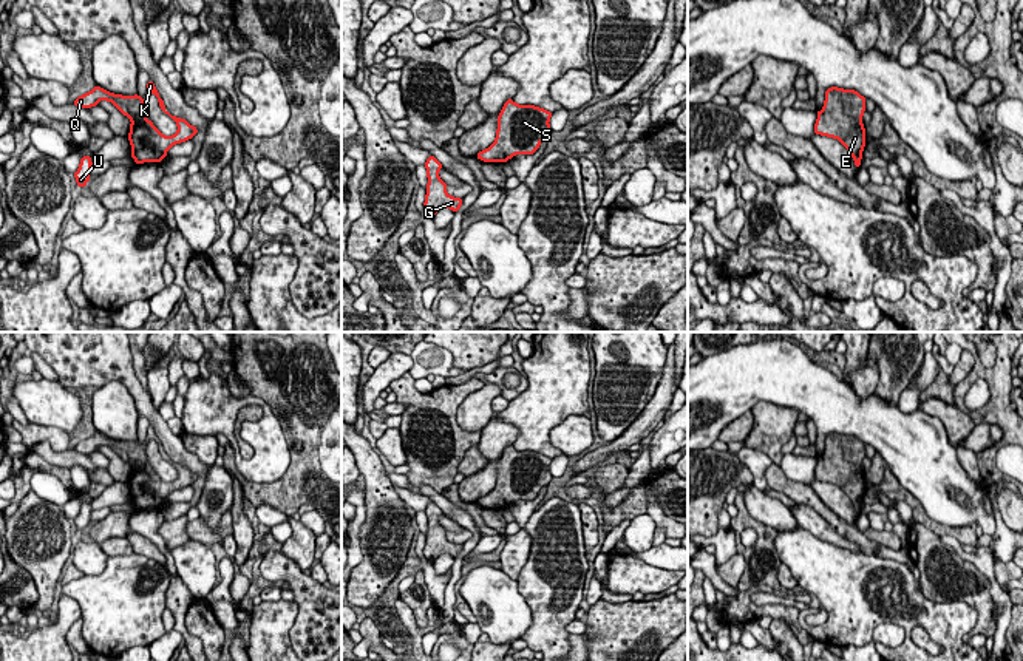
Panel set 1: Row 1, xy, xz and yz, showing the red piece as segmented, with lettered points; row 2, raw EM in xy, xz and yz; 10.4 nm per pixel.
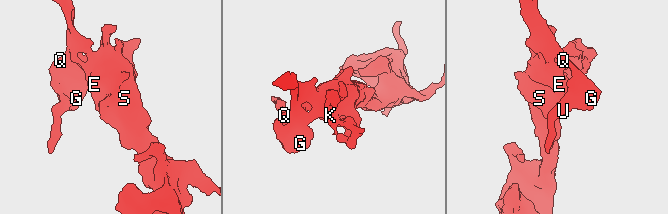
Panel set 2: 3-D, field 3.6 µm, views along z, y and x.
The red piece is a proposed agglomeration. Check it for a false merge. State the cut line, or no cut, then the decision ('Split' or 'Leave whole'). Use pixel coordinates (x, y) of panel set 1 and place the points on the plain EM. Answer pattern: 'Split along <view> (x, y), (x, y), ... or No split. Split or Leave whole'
No split. Leave whole

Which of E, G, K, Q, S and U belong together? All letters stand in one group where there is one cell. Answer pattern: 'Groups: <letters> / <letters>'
Groups: E G K Q S U

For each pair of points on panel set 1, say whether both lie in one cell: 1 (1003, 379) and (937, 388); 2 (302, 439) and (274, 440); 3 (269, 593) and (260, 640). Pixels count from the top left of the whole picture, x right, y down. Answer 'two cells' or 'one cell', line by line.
1: two cells
2: two cells
3: two cells

